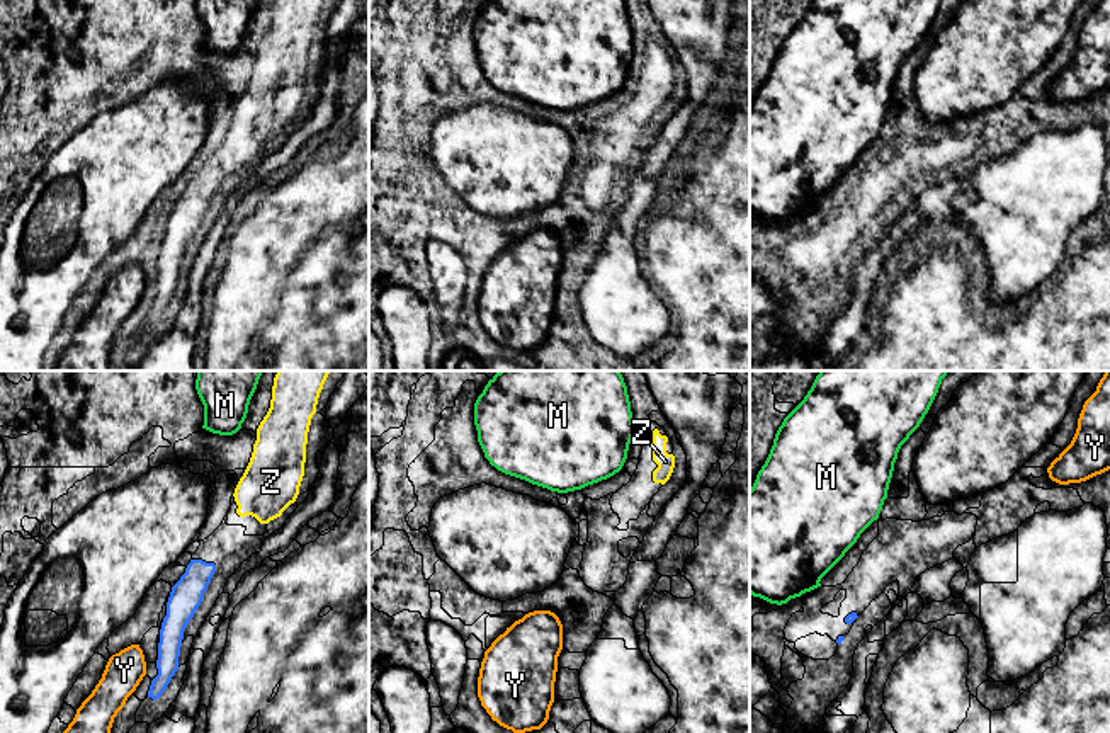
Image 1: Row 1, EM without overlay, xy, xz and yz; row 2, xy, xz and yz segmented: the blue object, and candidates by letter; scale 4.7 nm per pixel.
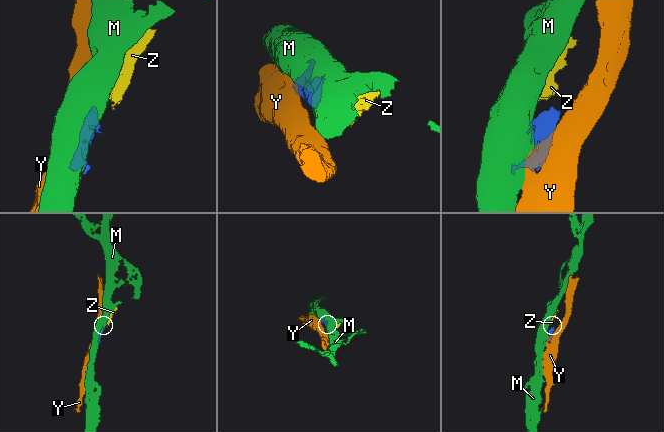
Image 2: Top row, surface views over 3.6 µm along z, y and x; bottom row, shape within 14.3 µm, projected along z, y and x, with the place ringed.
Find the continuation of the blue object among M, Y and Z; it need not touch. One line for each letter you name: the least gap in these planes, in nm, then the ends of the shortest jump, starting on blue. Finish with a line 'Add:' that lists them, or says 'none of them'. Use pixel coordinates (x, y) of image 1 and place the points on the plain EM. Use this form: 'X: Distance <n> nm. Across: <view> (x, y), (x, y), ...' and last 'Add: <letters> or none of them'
Z: Distance 260 nm. Across: xy (213, 182), (240, 135)
Add: Z

